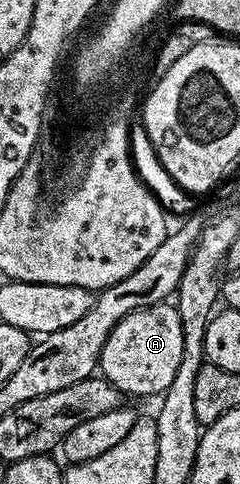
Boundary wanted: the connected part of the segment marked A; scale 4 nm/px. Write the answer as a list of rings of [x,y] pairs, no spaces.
[[[164,302],[137,309],[121,318],[100,352],[98,371],[117,390],[131,396],[155,396],[166,392],[177,366],[181,366],[181,318],[174,303]]]

